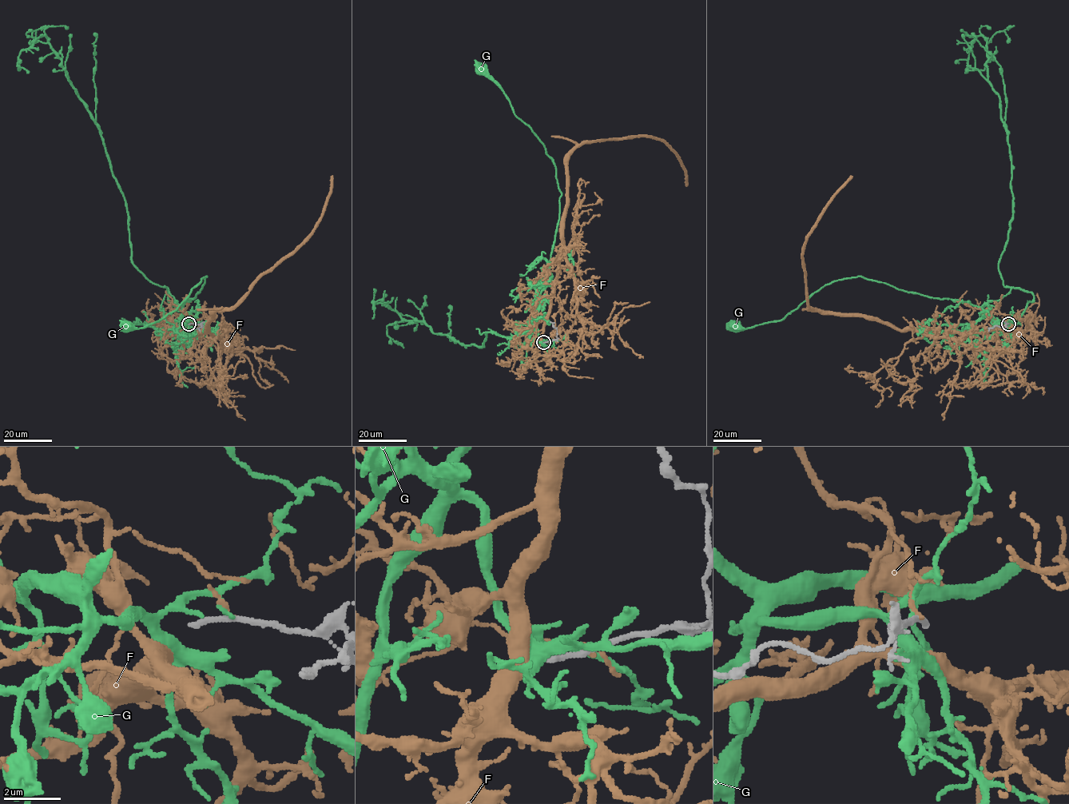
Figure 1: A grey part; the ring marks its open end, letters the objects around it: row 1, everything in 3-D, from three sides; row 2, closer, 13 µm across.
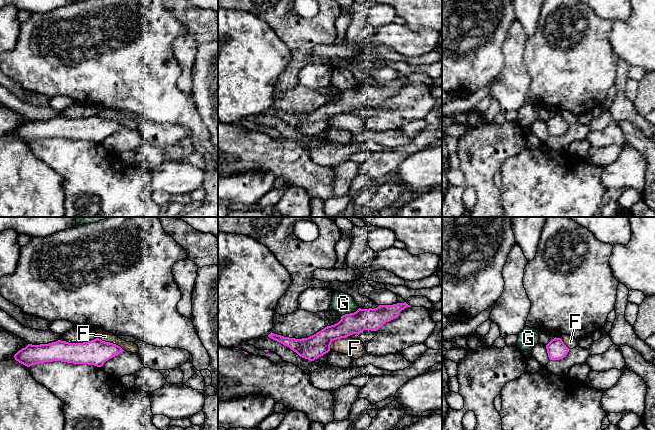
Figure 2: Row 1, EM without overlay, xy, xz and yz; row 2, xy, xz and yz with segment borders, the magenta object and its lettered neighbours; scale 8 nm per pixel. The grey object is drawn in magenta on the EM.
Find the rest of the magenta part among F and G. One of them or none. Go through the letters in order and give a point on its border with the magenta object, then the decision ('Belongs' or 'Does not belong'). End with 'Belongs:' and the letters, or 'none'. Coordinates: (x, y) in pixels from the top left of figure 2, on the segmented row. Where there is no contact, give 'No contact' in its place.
F: Touches magenta at xy (111, 343). Does not belong
G: Touches magenta at xz (350, 313). Does not belong
Belongs: none

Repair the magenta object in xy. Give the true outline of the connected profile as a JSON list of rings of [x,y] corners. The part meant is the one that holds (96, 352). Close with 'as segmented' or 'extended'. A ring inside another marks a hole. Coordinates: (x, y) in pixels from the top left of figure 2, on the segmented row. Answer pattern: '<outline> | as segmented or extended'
[[[99,338],[83,343],[58,340],[49,344],[28,344],[19,350],[14,358],[27,367],[53,361],[102,367],[106,361],[123,351],[120,346]]] | as segmented

